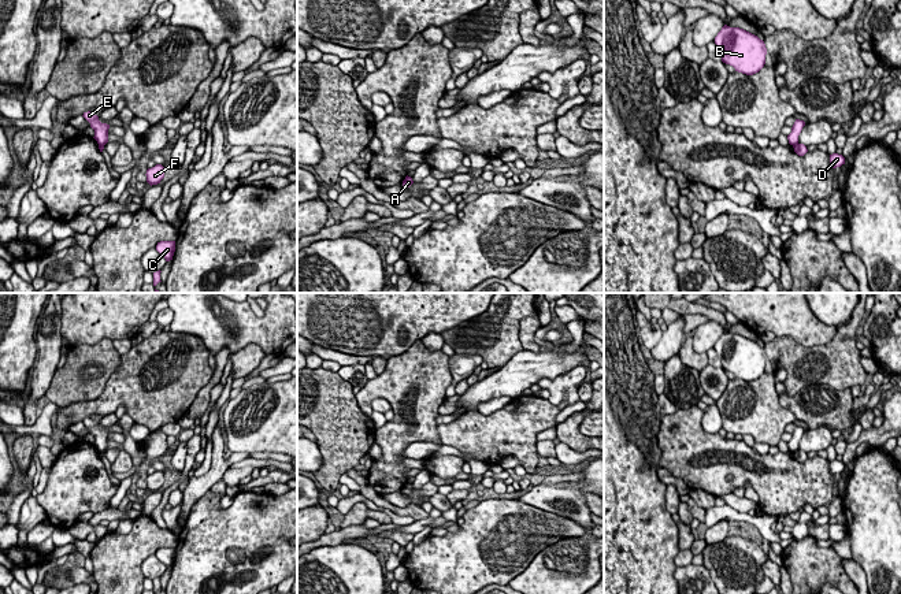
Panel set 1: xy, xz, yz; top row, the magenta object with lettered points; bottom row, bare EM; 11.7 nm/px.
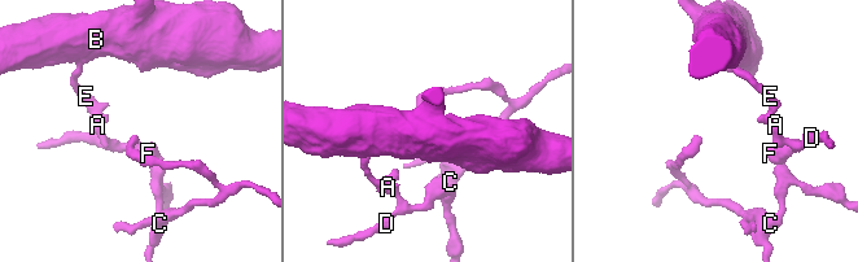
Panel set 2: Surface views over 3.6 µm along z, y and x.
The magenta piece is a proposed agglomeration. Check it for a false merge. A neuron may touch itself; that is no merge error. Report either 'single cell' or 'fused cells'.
fused cells

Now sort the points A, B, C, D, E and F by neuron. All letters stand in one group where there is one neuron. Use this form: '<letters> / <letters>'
A C D F / B E

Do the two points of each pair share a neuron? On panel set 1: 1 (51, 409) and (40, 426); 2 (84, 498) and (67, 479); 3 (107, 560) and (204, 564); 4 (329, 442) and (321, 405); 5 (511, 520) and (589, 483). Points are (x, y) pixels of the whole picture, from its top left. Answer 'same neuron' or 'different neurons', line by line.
1: same neuron
2: same neuron
3: different neurons
4: same neuron
5: different neurons

